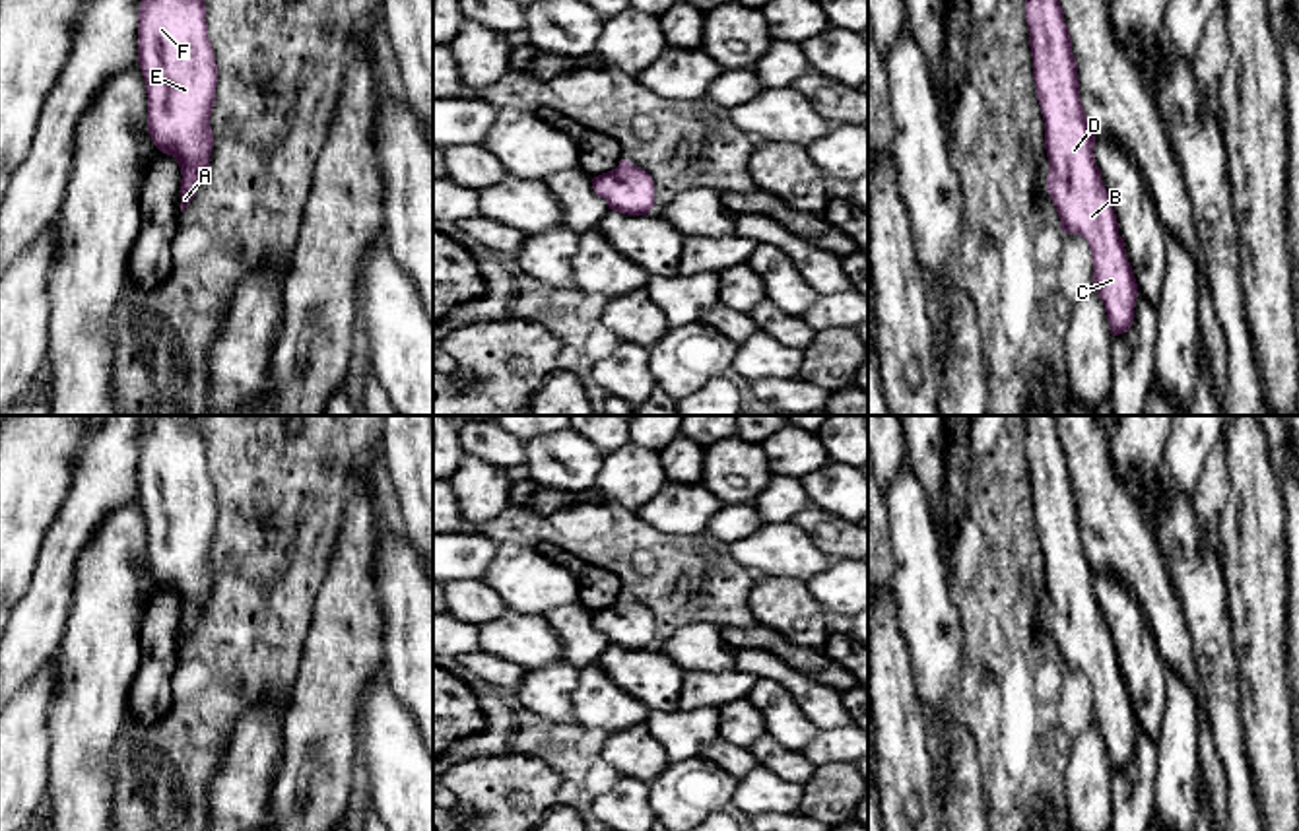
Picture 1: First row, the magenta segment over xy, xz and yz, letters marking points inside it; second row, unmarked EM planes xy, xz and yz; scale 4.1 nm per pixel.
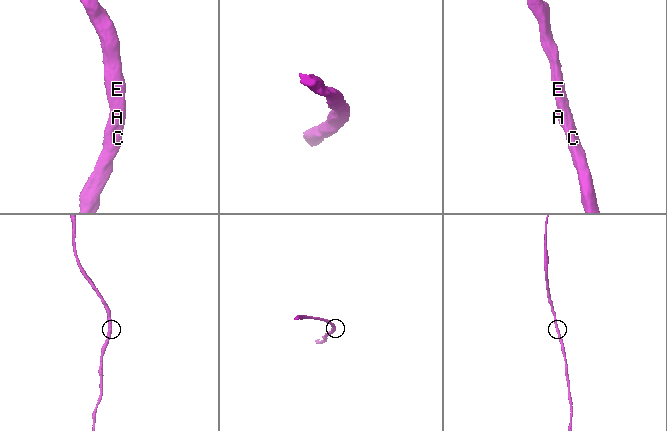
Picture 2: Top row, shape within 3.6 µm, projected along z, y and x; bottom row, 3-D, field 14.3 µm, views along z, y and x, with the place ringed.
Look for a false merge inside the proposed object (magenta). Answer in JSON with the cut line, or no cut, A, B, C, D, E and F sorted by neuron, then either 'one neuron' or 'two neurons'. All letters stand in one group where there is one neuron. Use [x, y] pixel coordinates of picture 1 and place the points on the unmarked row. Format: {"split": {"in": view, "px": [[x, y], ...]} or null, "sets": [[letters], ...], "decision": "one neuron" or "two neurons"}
{"split": null, "sets": [["A", "B", "C", "D", "E", "F"]], "decision": "one neuron"}

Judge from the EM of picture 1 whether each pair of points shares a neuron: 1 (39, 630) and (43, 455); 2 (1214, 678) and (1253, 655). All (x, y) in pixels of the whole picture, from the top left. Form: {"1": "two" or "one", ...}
{"1": "two", "2": "two"}

